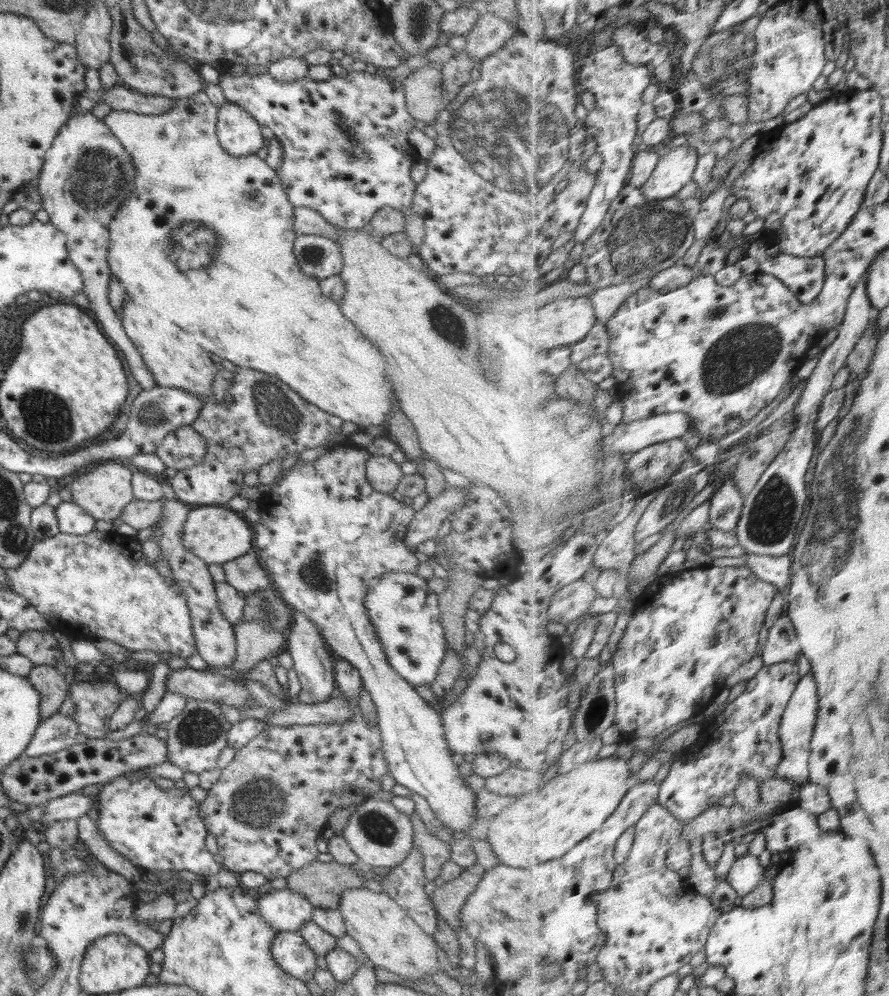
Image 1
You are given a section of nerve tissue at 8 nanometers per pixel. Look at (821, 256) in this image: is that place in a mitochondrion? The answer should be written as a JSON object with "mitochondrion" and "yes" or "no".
{"mitochondrion":"no"}

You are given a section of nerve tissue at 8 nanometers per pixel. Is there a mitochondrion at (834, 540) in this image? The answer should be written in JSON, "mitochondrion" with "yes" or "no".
{"mitochondrion":"yes"}

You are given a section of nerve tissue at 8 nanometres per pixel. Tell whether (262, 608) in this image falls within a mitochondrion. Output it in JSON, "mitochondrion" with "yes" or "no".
{"mitochondrion":"yes"}

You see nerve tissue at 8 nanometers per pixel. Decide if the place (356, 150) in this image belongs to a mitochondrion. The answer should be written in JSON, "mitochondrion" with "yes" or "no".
{"mitochondrion":"yes"}

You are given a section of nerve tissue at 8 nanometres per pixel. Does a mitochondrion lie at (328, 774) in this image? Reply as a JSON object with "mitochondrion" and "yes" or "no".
{"mitochondrion":"no"}

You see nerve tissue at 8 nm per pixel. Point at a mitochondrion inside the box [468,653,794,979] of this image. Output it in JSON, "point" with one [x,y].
{"point":[596,710]}

